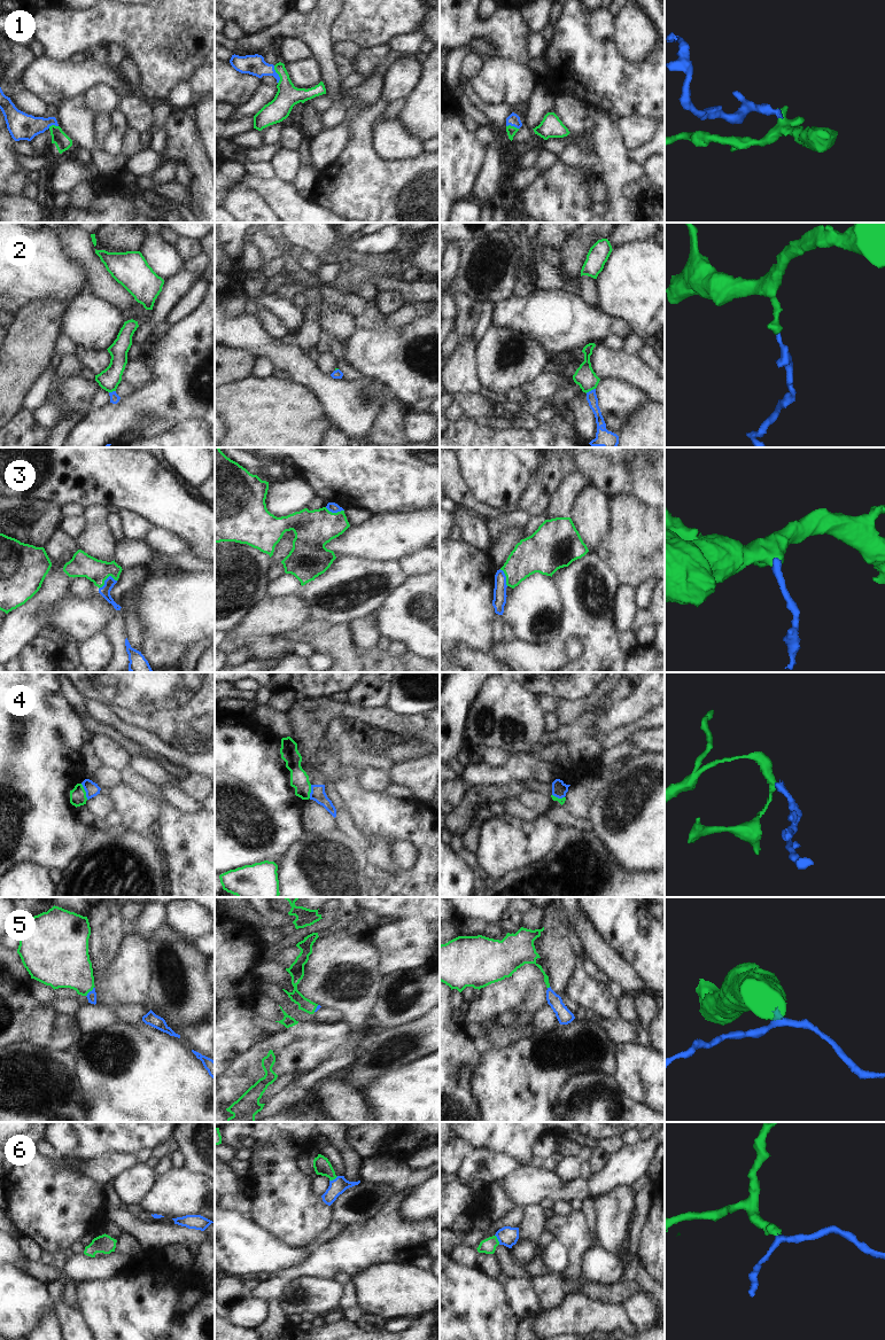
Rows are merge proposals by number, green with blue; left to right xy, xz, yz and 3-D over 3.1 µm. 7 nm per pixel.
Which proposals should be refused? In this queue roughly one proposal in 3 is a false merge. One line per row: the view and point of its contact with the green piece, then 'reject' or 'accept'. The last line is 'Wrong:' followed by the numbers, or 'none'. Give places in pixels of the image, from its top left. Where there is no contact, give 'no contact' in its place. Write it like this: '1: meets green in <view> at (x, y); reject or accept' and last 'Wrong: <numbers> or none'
1: meets green in xz at (278, 73); accept
2: meets green in yz at (590, 390); accept
3: meets green in xy at (106, 578); reject
4: meets green in xy at (85, 792); reject
5: meets green in xy at (90, 990); accept
6: meets green in yz at (497, 1239); accept
Wrong: 3, 4

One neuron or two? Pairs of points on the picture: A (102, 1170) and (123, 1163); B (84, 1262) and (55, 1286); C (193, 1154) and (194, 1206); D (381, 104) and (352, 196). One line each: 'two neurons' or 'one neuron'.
A: one neuron
B: two neurons
C: two neurons
D: one neuron

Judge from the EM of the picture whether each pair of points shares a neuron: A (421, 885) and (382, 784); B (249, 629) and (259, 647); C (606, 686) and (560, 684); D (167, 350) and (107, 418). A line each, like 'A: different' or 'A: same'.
A: different
B: different
C: different
D: same

